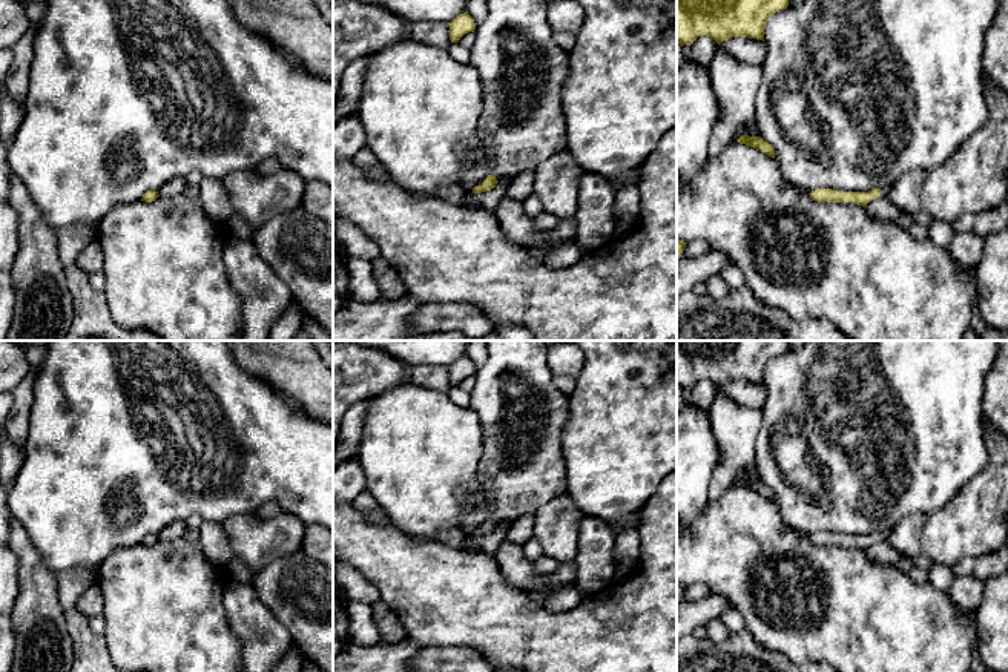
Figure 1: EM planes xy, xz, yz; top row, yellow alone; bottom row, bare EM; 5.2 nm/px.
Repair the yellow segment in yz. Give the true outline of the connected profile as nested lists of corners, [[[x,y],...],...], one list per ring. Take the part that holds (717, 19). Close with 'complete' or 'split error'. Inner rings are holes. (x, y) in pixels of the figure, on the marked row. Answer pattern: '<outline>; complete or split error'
[[[677,0],[677,41],[692,44],[707,35],[718,44],[732,37],[764,41],[767,20],[789,0]]]; complete

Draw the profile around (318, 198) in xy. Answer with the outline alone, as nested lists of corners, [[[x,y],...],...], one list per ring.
[[[319,181],[307,183],[302,209],[333,226],[333,189]]]

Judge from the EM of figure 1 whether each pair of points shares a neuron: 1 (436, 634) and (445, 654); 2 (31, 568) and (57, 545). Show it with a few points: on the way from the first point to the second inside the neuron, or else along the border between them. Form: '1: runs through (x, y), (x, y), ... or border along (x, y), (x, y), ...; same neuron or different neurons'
1: border along (422, 646), (471, 646), (476, 651); different neurons
2: border along (22, 528), (36, 553), (56, 574); different neurons

